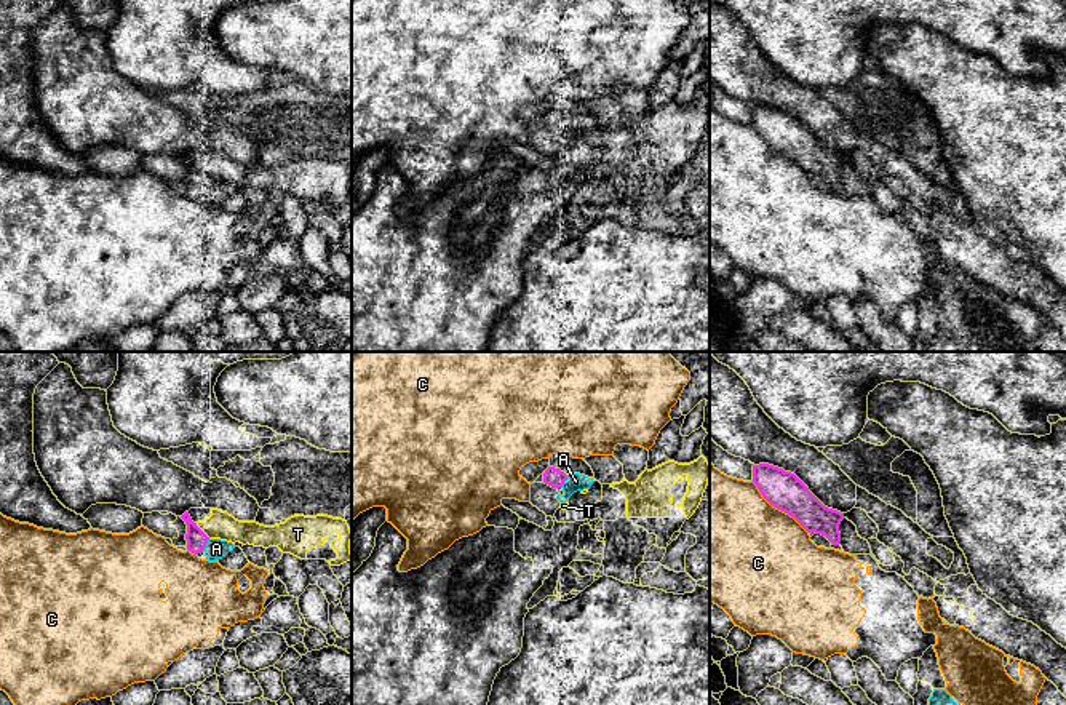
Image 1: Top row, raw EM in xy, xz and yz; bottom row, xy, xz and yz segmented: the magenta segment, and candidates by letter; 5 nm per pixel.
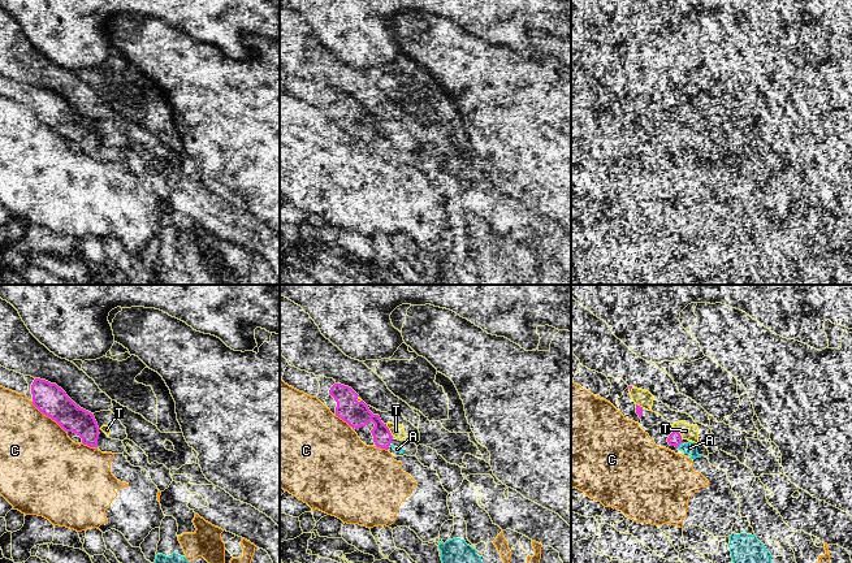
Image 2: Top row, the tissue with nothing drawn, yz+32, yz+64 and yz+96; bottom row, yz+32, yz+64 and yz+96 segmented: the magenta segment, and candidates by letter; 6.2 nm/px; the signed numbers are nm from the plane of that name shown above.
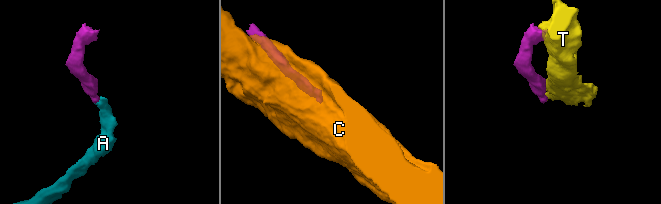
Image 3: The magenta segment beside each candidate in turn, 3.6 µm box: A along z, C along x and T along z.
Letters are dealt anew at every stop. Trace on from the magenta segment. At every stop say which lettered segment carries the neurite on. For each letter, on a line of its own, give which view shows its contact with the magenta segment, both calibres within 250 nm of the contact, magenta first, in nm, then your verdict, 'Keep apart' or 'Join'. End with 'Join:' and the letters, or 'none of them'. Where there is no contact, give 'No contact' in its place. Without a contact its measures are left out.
A: Touches magenta in xy. Thickness 100 nm (magenta) against 100 nm. Join
C: Touches magenta in yz. Thickness 190 nm (magenta) against 500 nm. Keep apart
T: Touches magenta in xy. Thickness 100 nm (magenta) against 140 nm. Keep apart
Join: A

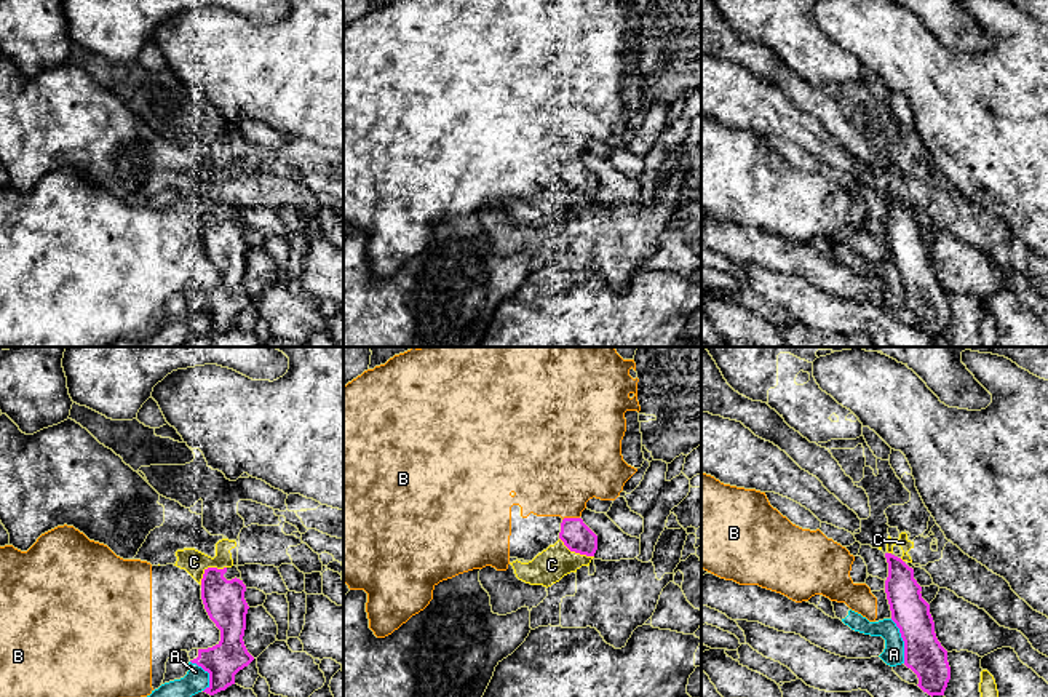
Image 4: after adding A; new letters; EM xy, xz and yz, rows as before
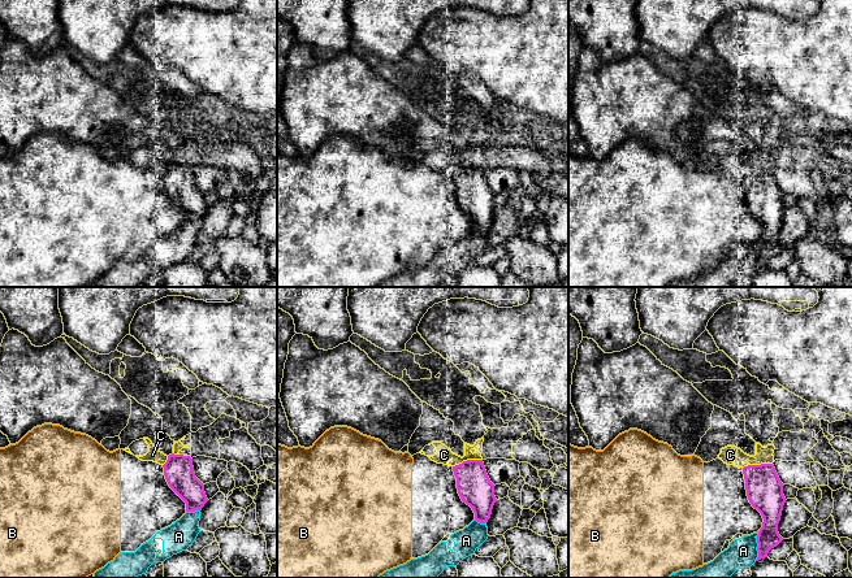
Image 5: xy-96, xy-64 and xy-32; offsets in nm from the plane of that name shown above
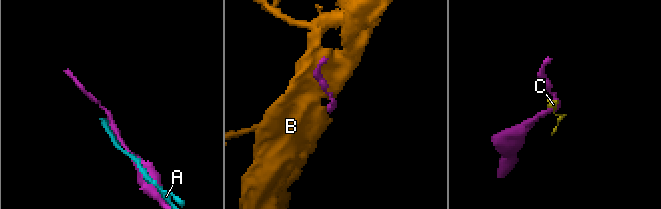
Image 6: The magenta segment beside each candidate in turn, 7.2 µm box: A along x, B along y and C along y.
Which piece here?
A: Touches magenta in yz. Thickness 200 nm (magenta) against 110 nm. Keep apart
B: Touches magenta in xz. Thickness 150 nm (magenta) against 440 nm. Keep apart
C: Touches magenta in xy. Thickness 200 nm (magenta) against 120 nm. Keep apart
Join: none of them

